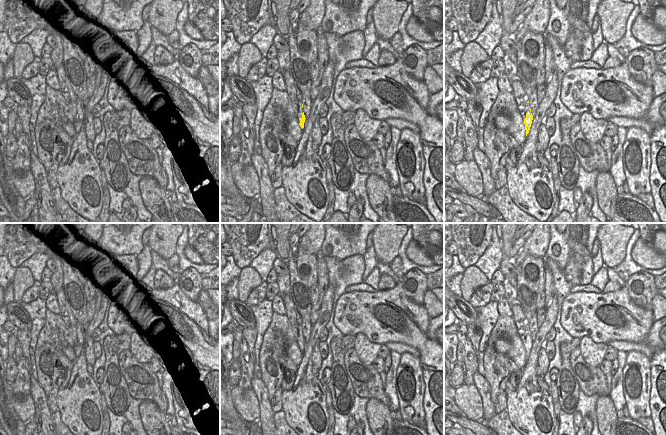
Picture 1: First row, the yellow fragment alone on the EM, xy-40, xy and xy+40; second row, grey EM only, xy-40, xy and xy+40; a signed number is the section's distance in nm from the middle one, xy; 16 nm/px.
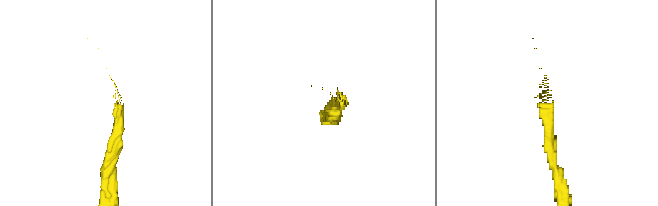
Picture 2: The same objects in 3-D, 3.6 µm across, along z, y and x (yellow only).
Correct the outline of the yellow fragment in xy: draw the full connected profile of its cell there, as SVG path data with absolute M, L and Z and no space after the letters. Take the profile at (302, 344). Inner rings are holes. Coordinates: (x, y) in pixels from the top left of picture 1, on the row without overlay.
M287 294L283 297L283 302L289 324L291 326L293 334L295 335L299 349L303 353L306 342L303 336L302 318L300 317L290 294Z

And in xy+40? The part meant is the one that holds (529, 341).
M516 303L515 305L511 306L511 311L514 324L517 328L517 333L520 336L520 339L522 340L522 343L525 348L525 354L527 360L533 344L533 339L529 331L528 320L525 317L525 314L523 313L523 309L520 303Z

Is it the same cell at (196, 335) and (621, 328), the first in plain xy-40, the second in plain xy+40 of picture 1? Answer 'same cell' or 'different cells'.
same cell

